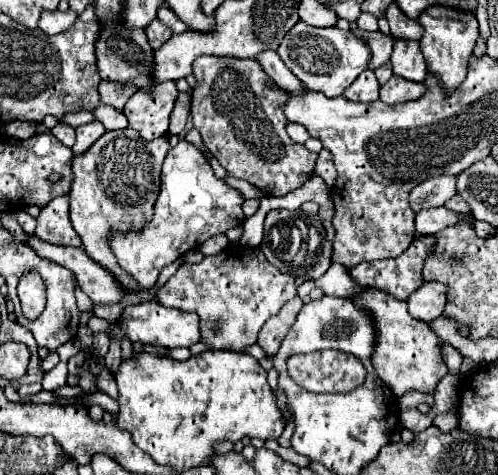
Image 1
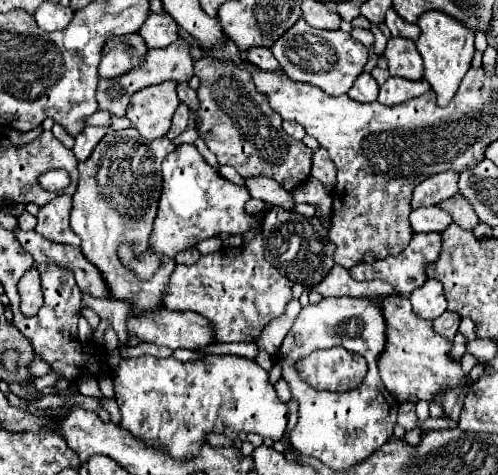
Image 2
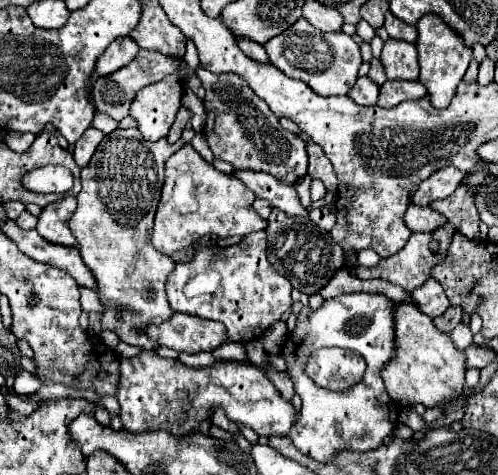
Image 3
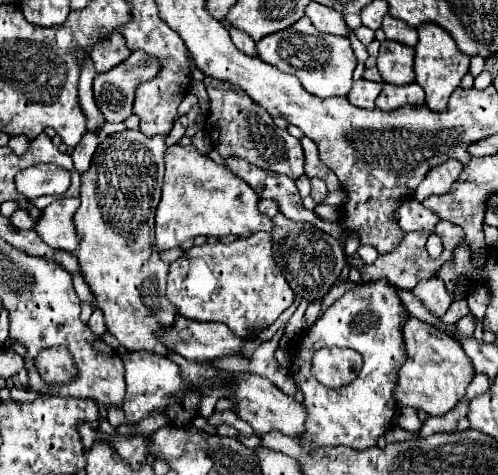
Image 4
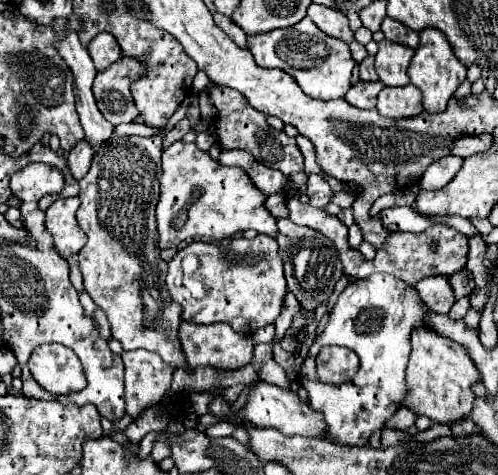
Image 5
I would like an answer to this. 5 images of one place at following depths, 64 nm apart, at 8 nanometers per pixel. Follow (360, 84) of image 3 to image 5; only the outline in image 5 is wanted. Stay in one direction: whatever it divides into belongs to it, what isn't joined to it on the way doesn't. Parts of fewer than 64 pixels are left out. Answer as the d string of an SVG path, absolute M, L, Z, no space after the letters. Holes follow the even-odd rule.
M358 82L348 90L346 102L350 102L356 108L372 110L376 108L376 96L382 88L384 88L382 82Z

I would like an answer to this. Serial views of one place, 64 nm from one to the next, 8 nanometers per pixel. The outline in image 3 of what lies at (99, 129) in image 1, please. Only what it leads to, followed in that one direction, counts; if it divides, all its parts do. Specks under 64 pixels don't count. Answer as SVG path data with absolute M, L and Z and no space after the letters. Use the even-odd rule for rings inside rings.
M88 128L80 136L80 140L74 144L74 160L76 160L78 166L86 166L90 162L92 154L94 154L94 150L100 144L102 138L104 138L104 134L100 130L96 130L96 128Z

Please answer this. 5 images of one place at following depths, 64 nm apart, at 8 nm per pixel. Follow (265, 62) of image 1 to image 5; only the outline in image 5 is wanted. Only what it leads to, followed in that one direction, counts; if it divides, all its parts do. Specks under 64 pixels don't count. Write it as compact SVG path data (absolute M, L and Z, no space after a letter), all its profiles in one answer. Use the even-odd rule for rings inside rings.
M214 12L214 20L216 20L216 24L218 24L240 48L248 48L248 36L246 36L246 32L244 32L242 28L238 28L230 18L220 16L220 14Z

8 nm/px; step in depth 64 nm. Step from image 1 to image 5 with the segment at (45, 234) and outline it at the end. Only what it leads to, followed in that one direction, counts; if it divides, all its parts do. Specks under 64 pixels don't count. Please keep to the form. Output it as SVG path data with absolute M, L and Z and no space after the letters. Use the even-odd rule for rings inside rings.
M60 198L46 210L46 230L52 236L54 248L62 258L78 254L86 240L74 218L78 208L80 198Z

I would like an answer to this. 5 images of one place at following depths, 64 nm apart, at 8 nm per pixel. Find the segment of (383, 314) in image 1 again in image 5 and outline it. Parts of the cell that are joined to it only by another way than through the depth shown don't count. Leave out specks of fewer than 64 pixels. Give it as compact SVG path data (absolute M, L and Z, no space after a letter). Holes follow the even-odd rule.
M414 328L410 344L412 352L406 368L406 396L402 404L440 424L456 422L468 416L476 398L470 386L482 378L468 352L458 342L440 336L430 328Z

